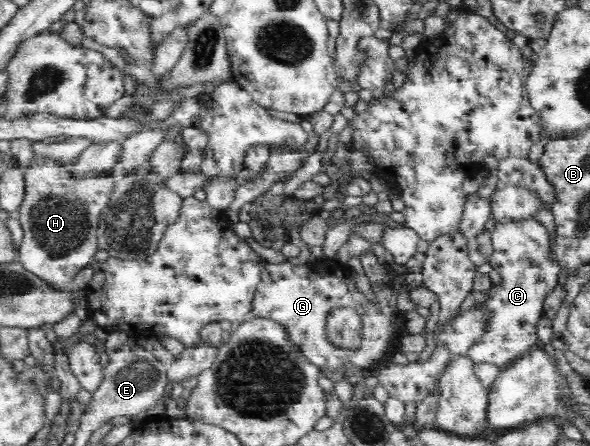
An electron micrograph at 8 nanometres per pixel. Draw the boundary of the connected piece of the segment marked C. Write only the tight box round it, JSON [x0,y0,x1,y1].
[466,218,561,368]

